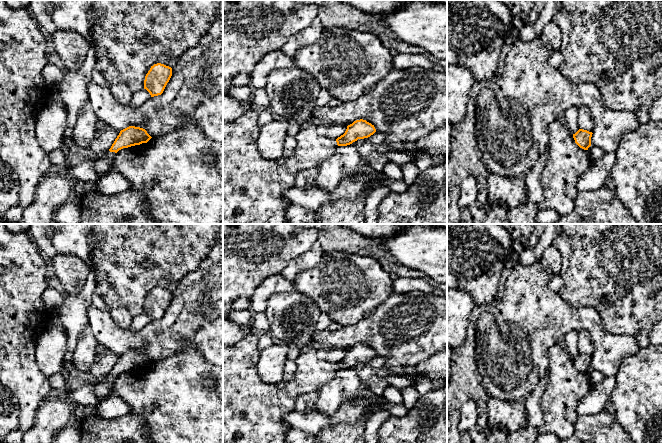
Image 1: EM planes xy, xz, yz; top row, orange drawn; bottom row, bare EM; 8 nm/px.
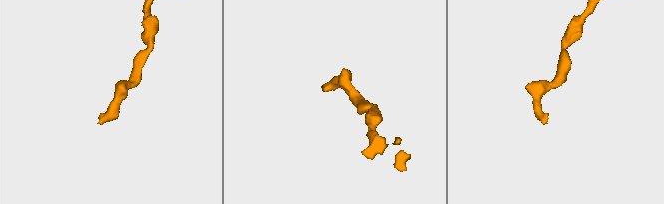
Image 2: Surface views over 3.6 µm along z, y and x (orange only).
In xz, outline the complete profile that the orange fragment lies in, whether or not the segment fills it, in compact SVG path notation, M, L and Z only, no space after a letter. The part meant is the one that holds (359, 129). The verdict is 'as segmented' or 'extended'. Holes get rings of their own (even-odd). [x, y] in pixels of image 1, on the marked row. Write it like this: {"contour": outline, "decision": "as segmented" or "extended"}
{"contour": "M360 119L347 126L343 135L336 139L338 146L347 146L358 139L368 138L376 132L374 125L366 120Z", "decision": "as segmented"}

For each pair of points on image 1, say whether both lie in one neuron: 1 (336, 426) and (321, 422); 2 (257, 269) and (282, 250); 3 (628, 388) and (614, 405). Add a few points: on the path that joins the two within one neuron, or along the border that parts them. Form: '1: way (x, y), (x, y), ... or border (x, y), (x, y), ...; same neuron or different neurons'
1: border (329, 416), (327, 425), (318, 432); different neurons
2: way (263, 263), (276, 250); same neuron
3: way (627, 392), (618, 401); same neuron

